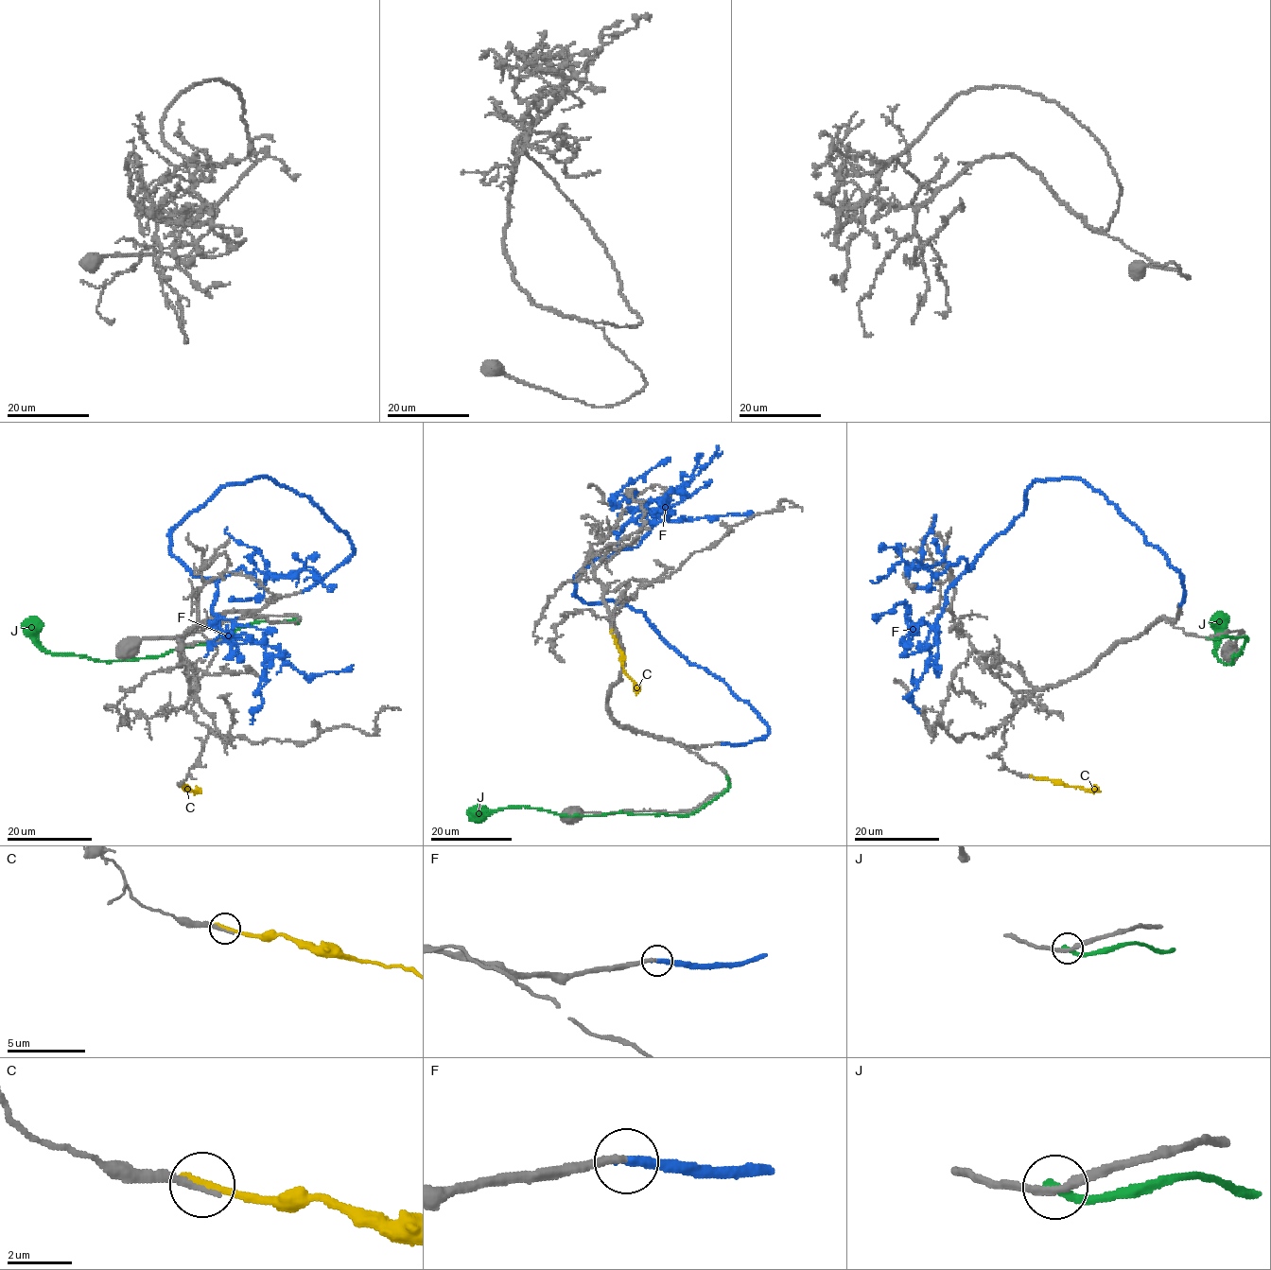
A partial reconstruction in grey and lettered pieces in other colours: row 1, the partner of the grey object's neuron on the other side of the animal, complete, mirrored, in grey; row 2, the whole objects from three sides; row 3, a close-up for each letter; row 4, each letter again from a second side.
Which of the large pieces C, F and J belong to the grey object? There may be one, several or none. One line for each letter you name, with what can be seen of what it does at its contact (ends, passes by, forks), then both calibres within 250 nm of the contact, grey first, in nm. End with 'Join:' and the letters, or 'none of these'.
F: it ends; calibres 280 and 340 nm
Join: F

